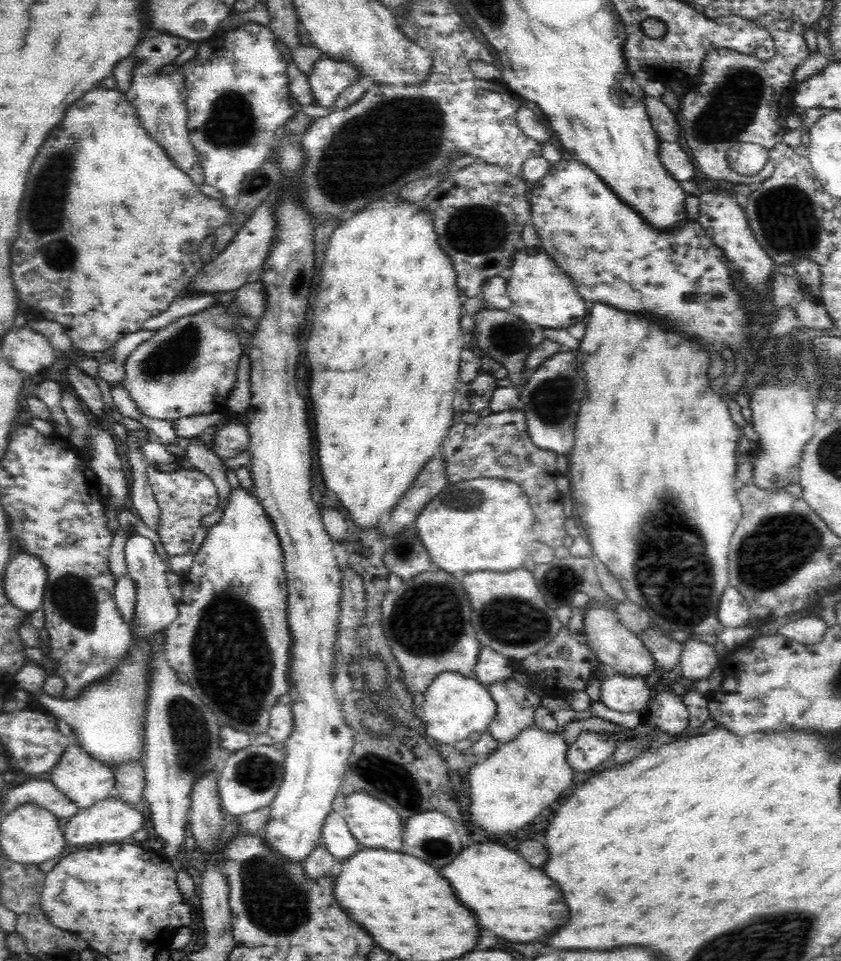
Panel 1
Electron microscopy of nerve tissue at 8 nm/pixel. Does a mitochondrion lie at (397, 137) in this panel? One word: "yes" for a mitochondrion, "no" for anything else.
yes

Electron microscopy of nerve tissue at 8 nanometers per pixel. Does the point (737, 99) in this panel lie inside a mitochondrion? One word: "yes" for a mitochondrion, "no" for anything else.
yes

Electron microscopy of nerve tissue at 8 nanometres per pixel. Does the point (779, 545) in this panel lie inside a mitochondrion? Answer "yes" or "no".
yes

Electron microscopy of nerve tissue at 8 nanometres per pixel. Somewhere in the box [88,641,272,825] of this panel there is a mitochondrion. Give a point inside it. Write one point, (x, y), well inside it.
(192, 736)

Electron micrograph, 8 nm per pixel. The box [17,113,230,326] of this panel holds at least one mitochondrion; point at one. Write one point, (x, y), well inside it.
(54, 175)

